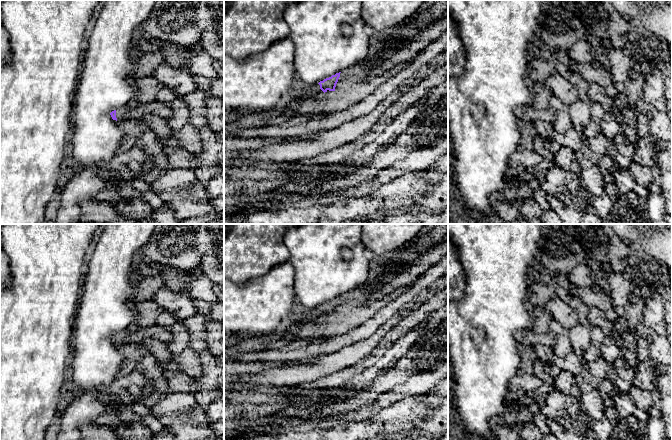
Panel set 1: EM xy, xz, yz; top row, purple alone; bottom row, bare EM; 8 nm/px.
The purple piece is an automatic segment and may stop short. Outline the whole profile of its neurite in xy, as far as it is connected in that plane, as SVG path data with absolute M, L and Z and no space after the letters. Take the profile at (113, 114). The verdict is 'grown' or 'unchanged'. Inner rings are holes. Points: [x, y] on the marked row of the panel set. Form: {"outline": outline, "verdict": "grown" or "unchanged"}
{"outline": "M133 101L110 113L112 119L116 121L122 121L126 119L137 120L149 114L168 119L172 116L172 111L167 105L158 101L146 104L135 103Z", "verdict": "grown"}

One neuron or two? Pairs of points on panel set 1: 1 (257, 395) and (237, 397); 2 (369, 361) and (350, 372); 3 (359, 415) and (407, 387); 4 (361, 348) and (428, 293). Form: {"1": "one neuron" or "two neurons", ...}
{"1": "one neuron", "2": "one neuron", "3": "one neuron", "4": "one neuron"}

